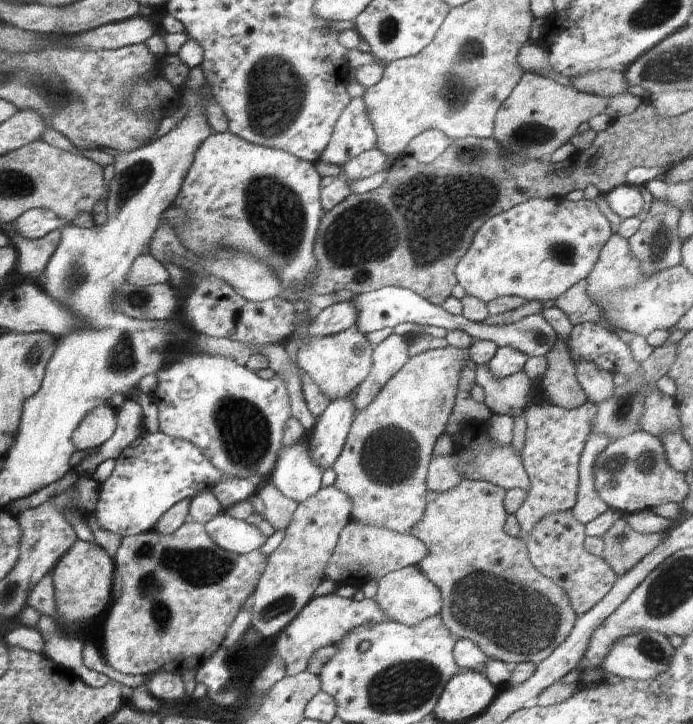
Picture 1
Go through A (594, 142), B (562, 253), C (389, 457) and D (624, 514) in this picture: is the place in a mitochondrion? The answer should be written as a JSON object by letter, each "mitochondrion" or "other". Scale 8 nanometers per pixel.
{"A":"other","B":"mitochondrion","C":"mitochondrion","D":"other"}

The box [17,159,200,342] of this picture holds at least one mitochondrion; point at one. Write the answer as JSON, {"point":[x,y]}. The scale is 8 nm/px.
{"point":[75,275]}

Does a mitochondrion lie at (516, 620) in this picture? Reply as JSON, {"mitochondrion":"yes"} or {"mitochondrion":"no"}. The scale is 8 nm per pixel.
{"mitochondrion":"yes"}

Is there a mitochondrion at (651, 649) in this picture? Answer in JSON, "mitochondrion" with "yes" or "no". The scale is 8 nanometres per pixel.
{"mitochondrion":"yes"}

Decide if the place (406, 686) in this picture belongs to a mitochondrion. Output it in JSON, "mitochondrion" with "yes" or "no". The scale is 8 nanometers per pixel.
{"mitochondrion":"yes"}

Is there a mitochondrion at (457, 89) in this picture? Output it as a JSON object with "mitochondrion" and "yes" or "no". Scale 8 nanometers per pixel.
{"mitochondrion":"yes"}

